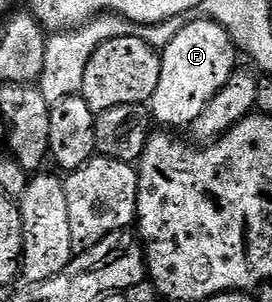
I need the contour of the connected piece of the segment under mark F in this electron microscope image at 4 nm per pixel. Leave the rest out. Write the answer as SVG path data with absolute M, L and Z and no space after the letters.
M203 16L197 18L197 22L185 21L182 32L178 32L178 36L174 36L174 40L170 40L168 47L160 54L158 88L154 88L150 114L159 125L161 122L164 125L161 127L164 128L191 127L192 122L198 120L198 116L202 116L206 104L210 104L210 100L214 100L214 96L224 87L226 80L230 80L230 76L238 69L238 63L236 63L238 51L232 42L232 37L226 32L226 28L216 22L211 22L209 18Z

